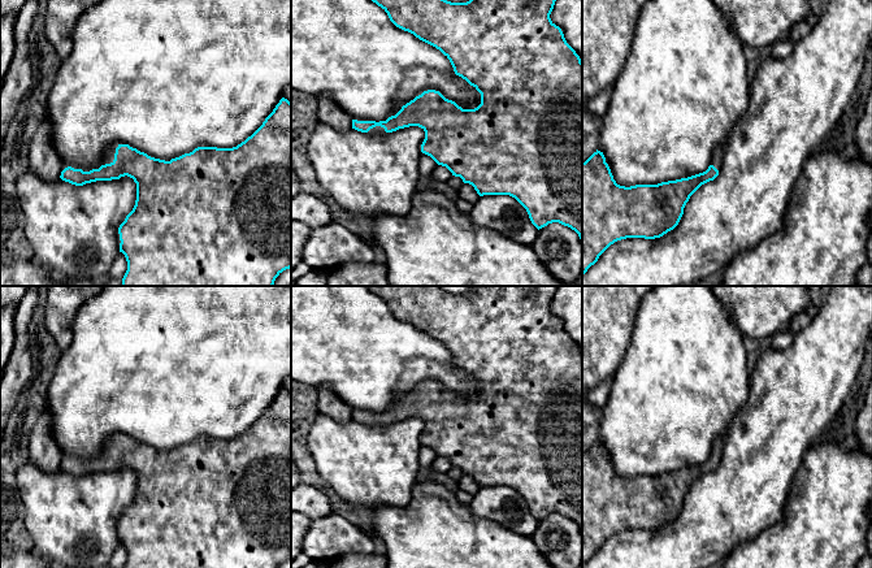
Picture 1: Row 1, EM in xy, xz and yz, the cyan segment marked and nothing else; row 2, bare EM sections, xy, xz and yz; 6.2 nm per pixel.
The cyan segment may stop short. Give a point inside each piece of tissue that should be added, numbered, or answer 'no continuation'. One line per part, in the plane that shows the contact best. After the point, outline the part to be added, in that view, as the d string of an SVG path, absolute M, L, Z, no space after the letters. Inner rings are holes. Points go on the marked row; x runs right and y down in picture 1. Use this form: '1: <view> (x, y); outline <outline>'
1: xy (108, 157); outline M118 143L109 146L109 147L105 149L105 153L104 153L101 161L100 161L96 166L94 166L92 169L99 169L101 165L113 162L113 160L114 160L114 153L116 153L116 148L117 148L117 147L118 147ZM64 162L64 164L62 164L62 170L64 170L65 168L68 168L68 166L71 166L71 168L74 168L74 169L82 169L82 168L78 168L78 166L75 166L75 165L71 165L71 164L69 164L69 162ZM82 169L82 170L83 170L83 172L90 172L90 170L92 170L92 169Z

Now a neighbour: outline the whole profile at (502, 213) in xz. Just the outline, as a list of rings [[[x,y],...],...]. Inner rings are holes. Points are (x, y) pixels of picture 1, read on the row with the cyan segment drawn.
[[[483,195],[469,213],[476,226],[486,227],[517,243],[532,246],[538,229],[532,224],[526,209],[509,195]]]

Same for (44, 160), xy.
[[[42,118],[32,133],[29,148],[29,169],[47,182],[60,179],[62,161],[55,148],[51,123]]]

